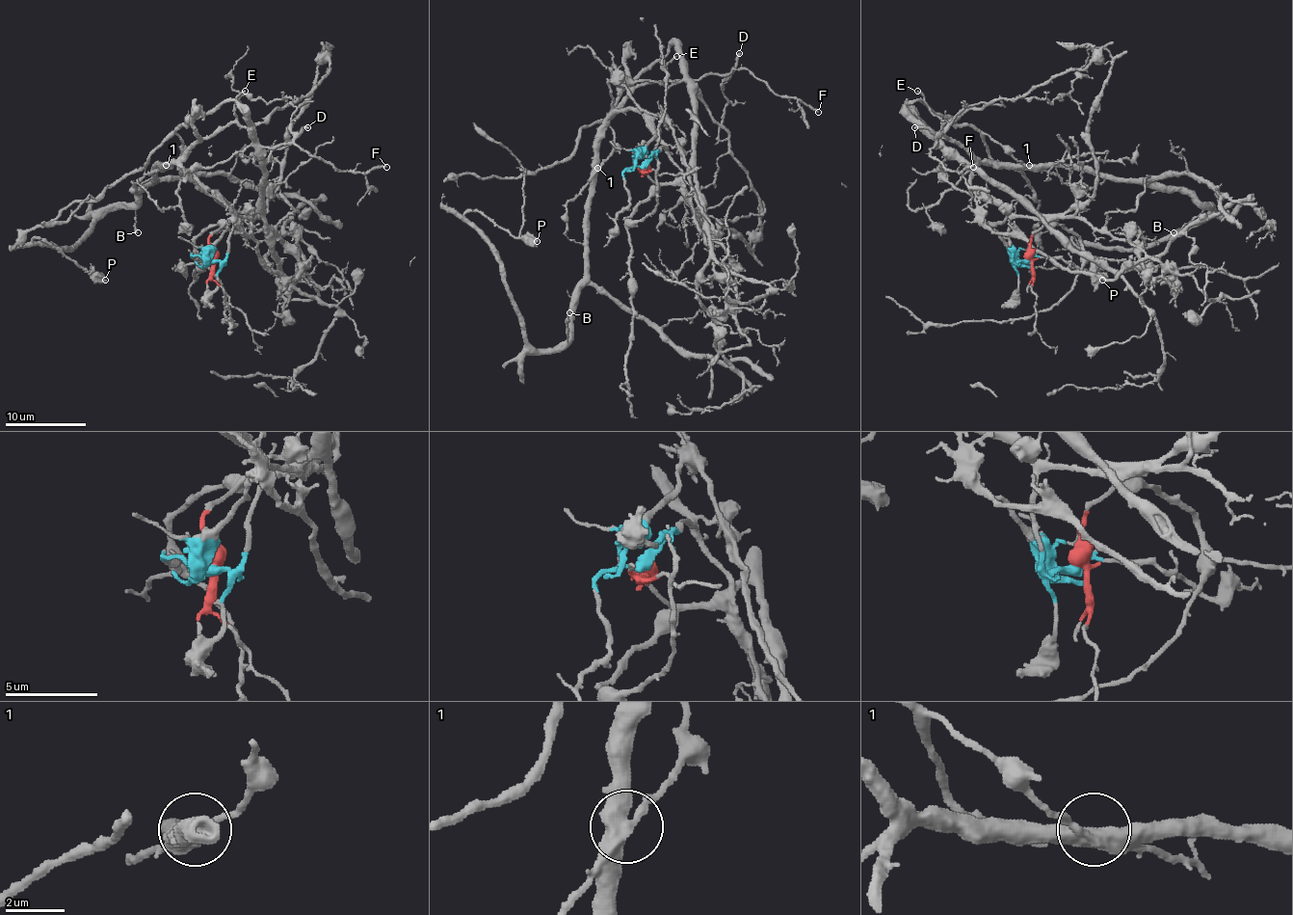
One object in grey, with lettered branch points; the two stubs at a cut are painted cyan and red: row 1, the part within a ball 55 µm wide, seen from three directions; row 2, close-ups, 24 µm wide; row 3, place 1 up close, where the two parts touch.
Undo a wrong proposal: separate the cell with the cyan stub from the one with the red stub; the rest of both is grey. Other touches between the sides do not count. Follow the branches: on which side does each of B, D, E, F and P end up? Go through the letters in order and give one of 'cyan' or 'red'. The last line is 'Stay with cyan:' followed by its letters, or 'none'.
B: cyan
D: red
E: cyan
F: red
P: cyan
Stay with cyan: B, E, P

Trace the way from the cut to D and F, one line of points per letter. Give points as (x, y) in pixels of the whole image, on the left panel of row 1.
D: (213, 260), (209, 238), (224, 224), (245, 220), (259, 205), (263, 148), (288, 145), (302, 128), (308, 126)
F: (213, 260), (209, 238), (255, 209), (265, 147), (296, 145), (342, 171), (369, 173), (386, 167)

